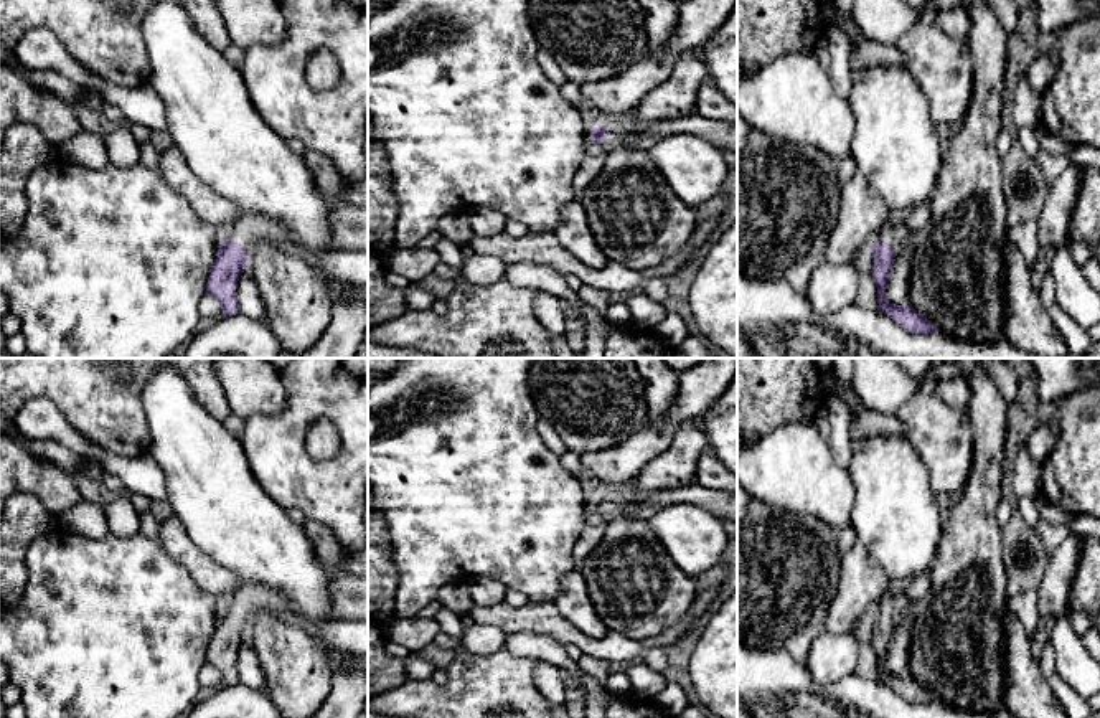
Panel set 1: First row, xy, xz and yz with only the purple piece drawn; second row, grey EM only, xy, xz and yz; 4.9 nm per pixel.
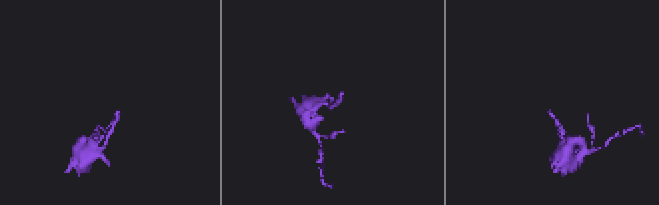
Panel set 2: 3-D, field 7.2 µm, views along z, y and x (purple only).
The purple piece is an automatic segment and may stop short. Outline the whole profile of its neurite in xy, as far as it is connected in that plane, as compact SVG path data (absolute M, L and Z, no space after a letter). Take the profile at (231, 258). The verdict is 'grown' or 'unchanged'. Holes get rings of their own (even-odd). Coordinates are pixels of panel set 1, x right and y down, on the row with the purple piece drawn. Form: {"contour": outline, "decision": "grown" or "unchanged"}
{"contour": "M242 213L224 233L206 282L206 294L221 304L224 317L239 314L236 287L247 254L256 244L270 243L294 244L284 226L259 213Z", "decision": "grown"}

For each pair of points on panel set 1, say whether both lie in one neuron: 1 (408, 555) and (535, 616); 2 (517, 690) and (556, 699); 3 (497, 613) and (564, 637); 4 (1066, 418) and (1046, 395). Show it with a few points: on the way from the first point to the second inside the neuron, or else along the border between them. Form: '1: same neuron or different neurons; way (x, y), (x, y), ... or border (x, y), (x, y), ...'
1: different neurons; border (551, 601), (528, 604)
2: different neurons; border (531, 659), (536, 690), (548, 700)
3: same neuron; way (513, 618), (545, 618), (548, 621)
4: different neurons; border (1082, 390), (1067, 400)

